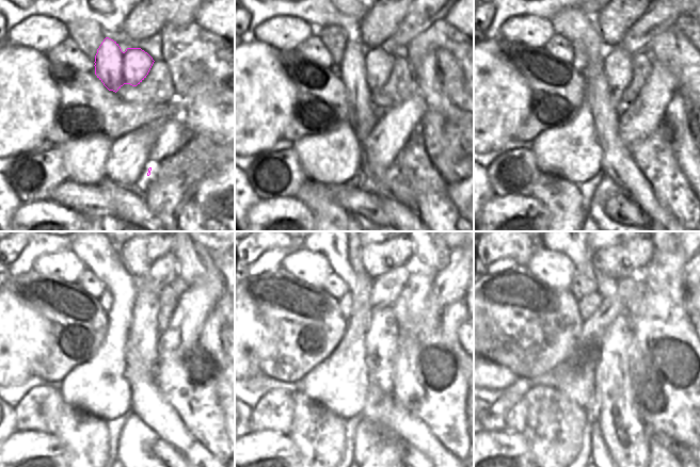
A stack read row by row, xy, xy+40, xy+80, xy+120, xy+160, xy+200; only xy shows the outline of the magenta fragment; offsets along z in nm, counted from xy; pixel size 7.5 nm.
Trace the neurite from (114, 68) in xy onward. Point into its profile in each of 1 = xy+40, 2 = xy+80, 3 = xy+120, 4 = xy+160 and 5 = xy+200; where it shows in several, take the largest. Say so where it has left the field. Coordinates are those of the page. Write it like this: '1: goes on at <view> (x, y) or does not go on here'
1: goes on at xy+40 (363, 73)
2: goes on at xy+80 (605, 82)
3: goes on at xy+120 (141, 347)
4: goes on at xy+160 (381, 344)
5: goes on at xy+200 (627, 438)

